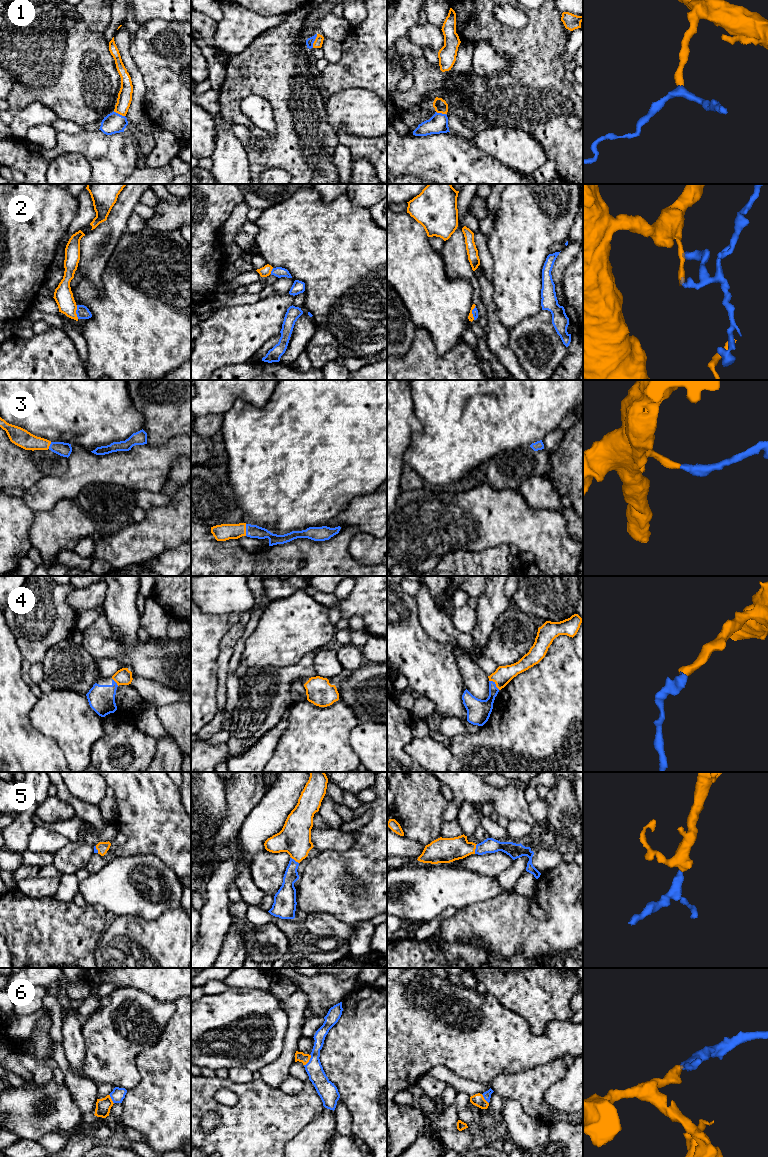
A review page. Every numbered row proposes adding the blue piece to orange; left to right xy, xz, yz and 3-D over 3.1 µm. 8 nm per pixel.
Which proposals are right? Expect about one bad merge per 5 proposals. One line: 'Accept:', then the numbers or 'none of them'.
Accept: 1, 3, 4, 5, 6

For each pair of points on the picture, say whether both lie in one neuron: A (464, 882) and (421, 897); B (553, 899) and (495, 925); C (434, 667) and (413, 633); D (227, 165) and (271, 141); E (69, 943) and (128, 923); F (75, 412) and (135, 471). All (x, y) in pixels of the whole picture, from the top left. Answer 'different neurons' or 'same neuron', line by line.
A: same neuron
B: same neuron
C: same neuron
D: different neurons
E: different neurons
F: different neurons

